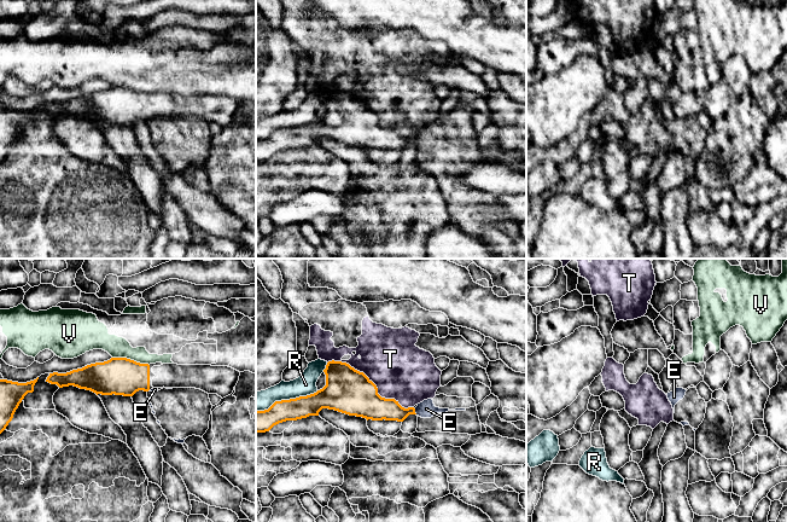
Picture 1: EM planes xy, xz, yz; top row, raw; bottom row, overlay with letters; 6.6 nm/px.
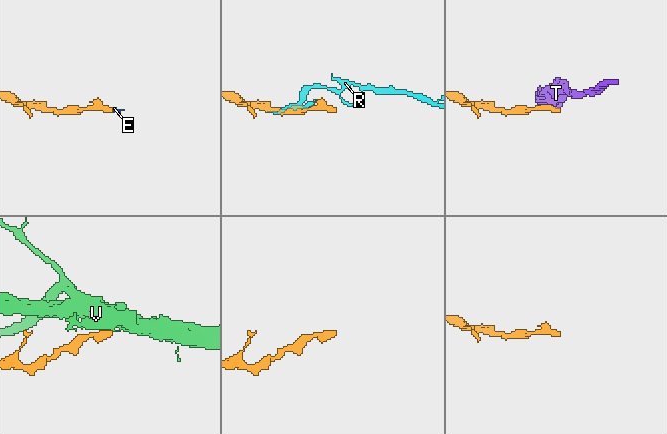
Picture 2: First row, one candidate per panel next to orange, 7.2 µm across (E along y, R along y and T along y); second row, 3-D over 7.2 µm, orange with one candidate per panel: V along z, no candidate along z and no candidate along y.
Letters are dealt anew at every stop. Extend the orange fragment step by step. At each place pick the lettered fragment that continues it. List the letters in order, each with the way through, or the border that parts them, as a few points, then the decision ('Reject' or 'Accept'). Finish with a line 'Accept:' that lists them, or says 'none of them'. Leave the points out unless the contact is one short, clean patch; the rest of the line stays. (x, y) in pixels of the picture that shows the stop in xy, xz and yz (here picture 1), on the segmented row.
E: Boundary: xz (414, 409), (417, 413). Reject
R: Reject
T: Reject
V: Boundary: xy (112, 357), (126, 357), (149, 365). Reject
Accept: none of them

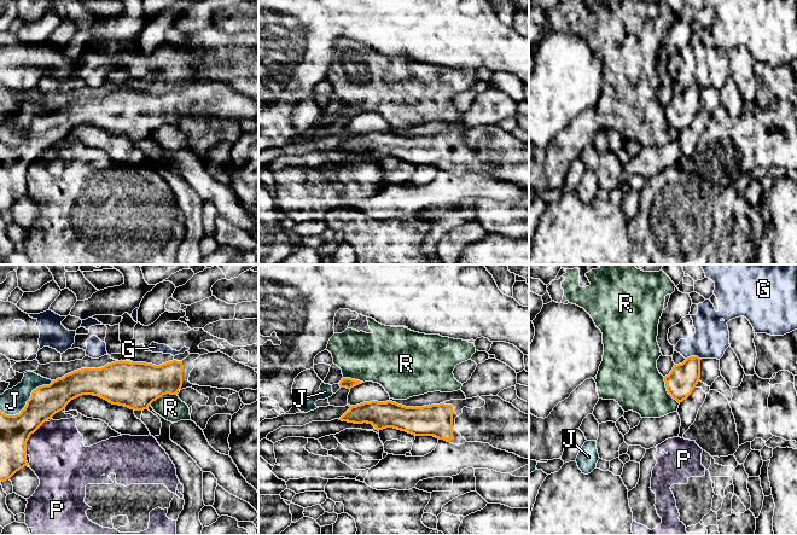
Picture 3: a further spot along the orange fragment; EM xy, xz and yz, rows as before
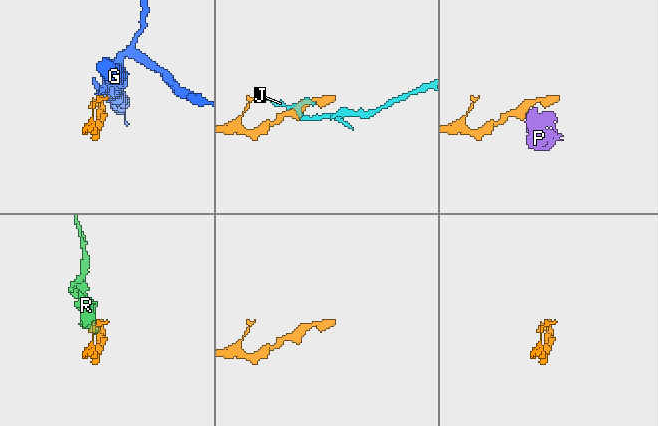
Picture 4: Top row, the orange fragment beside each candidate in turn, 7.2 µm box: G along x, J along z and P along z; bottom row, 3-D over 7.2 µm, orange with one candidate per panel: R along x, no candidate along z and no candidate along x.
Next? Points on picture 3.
G: Boundary: yz (700, 358), (688, 356), (686, 359). Reject
J: Reject
P: Boundary: xy (45, 420), (30, 435), (25, 454). Reject
R: Reject
Accept: none of them

